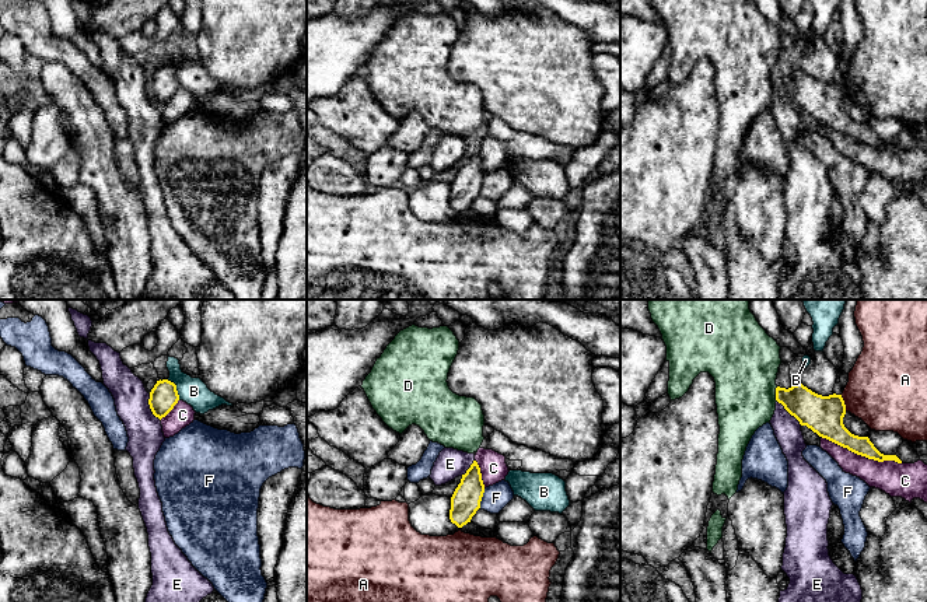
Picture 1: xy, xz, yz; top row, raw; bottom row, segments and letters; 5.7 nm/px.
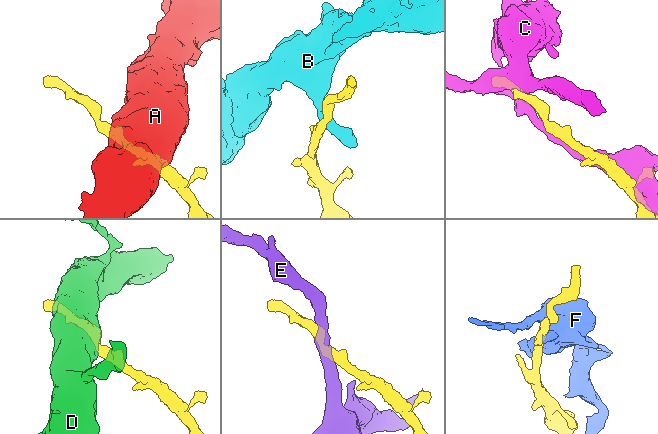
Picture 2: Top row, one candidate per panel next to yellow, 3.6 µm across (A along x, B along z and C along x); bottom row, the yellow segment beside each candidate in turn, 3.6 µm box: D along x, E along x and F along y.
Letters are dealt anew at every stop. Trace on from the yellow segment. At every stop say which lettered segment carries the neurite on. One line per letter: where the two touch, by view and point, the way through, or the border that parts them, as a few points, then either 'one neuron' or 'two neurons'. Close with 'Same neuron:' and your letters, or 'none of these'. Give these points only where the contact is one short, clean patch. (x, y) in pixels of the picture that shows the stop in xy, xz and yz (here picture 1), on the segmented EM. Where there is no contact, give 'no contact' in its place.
A: meets yellow in yz at (843, 403); two neurons
B: meets yellow in xy at (175, 388); border along xy (167, 380), (175, 385), (179, 399); two neurons
C: meets yellow in yz at (861, 455); two neurons
D: meets yellow in yz at (776, 394); two neurons
E: meets yellow in xy at (150, 408); border along xy (149, 394), (149, 408), (160, 420); two neurons
F: meets yellow in xz at (481, 499); two neurons
Same neuron: none of these

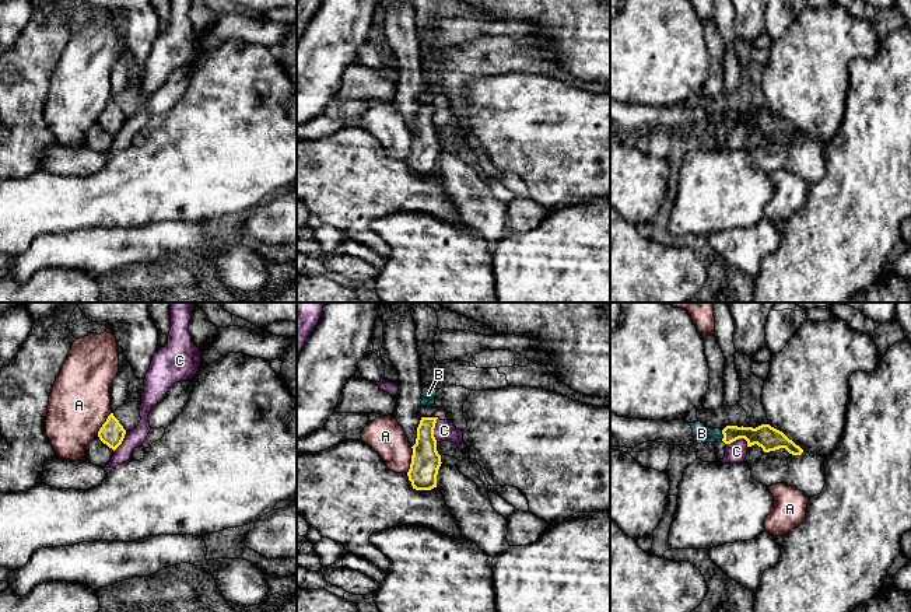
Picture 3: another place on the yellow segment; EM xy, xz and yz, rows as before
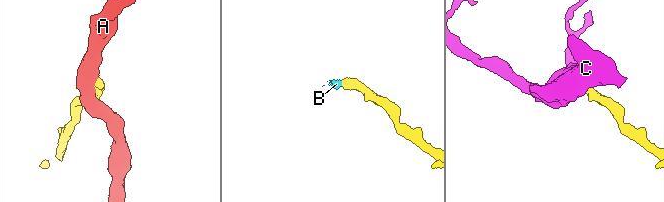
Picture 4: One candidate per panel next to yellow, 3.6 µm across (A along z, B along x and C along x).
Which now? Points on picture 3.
A: meets yellow in xz at (412, 460); border along xz (412, 447), (412, 462), (406, 472); two neurons
B: meets yellow in yz at (724, 436); one neuron
C: meets yellow in yz at (736, 439); border along yz (747, 441), (736, 439), (726, 444); two neurons
Same neuron: B

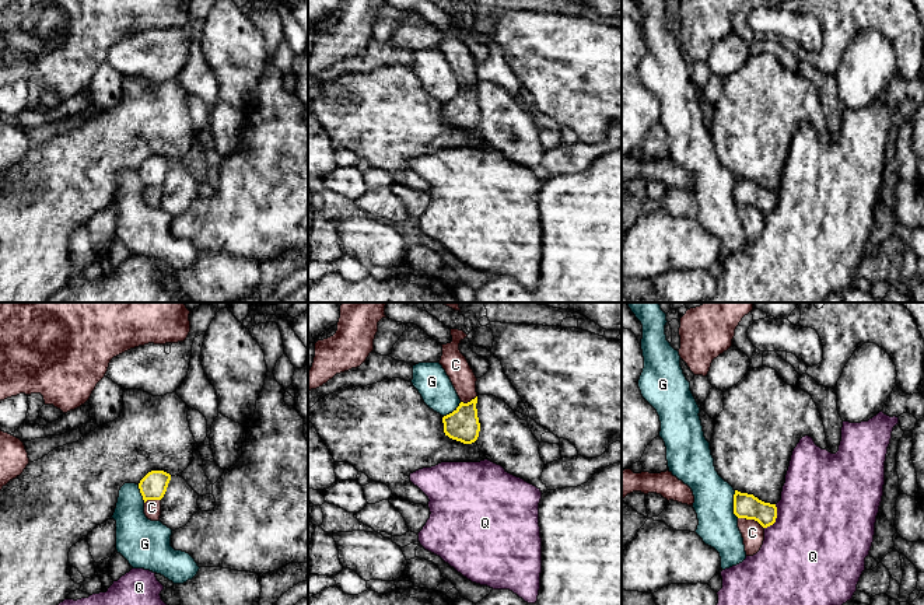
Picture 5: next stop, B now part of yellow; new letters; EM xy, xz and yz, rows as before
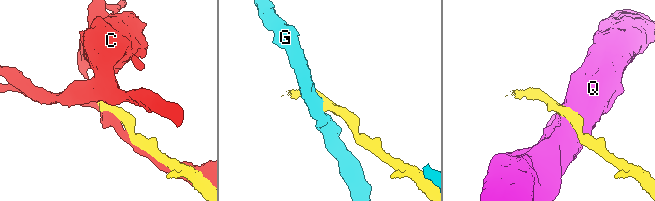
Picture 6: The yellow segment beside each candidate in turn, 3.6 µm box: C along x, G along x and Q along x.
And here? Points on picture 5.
C: meets yellow in yz at (751, 518); two neurons
G: meets yellow in yz at (734, 504); border along yz (734, 490), (734, 513), (738, 517); two neurons
Q: meets yellow in yz at (776, 517); two neurons
Same neuron: none of these

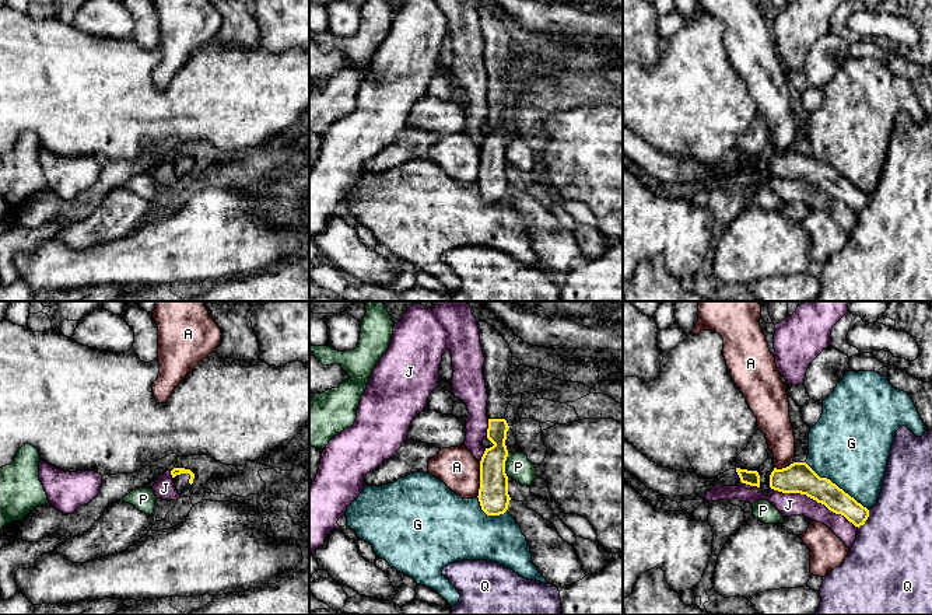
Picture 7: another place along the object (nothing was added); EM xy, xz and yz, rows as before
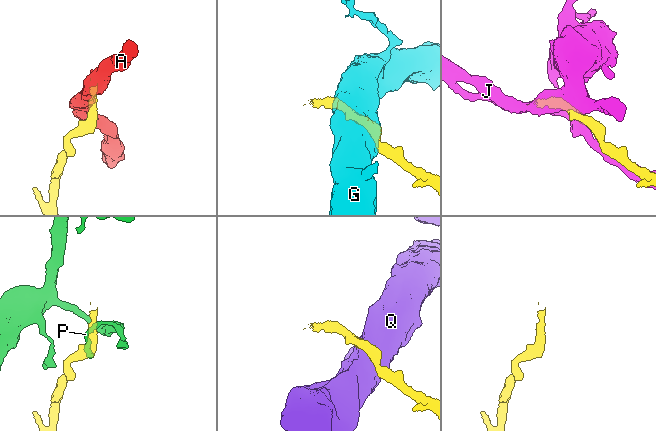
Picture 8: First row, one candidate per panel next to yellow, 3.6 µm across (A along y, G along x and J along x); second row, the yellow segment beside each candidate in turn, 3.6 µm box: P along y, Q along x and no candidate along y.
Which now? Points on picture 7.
A: meets yellow in xz at (480, 479); border along xz (480, 463), (480, 488), (476, 496); two neurons
G: meets yellow in yz at (836, 485); two neurons
J: meets yellow in yz at (815, 499); two neurons
P: meets yellow in xz at (504, 465); border along xz (508, 453), (505, 461), (507, 477); two neurons
Q: meets yellow in yz at (866, 519); two neurons
Same neuron: none of these

